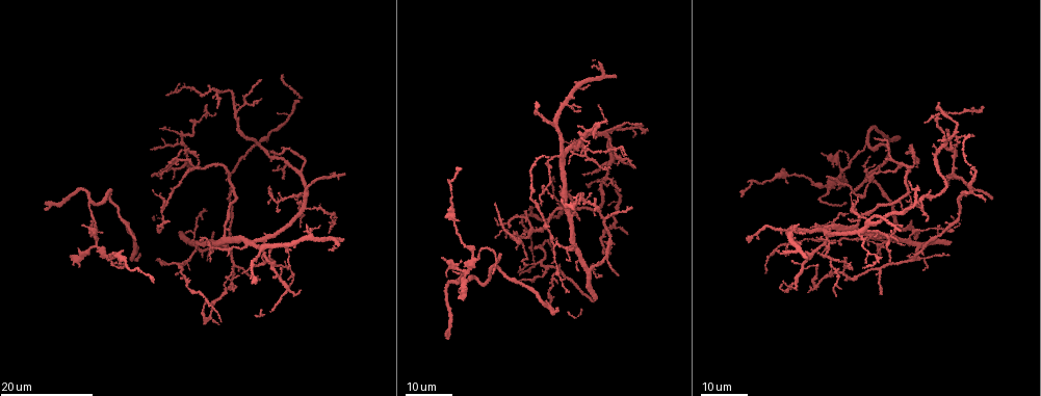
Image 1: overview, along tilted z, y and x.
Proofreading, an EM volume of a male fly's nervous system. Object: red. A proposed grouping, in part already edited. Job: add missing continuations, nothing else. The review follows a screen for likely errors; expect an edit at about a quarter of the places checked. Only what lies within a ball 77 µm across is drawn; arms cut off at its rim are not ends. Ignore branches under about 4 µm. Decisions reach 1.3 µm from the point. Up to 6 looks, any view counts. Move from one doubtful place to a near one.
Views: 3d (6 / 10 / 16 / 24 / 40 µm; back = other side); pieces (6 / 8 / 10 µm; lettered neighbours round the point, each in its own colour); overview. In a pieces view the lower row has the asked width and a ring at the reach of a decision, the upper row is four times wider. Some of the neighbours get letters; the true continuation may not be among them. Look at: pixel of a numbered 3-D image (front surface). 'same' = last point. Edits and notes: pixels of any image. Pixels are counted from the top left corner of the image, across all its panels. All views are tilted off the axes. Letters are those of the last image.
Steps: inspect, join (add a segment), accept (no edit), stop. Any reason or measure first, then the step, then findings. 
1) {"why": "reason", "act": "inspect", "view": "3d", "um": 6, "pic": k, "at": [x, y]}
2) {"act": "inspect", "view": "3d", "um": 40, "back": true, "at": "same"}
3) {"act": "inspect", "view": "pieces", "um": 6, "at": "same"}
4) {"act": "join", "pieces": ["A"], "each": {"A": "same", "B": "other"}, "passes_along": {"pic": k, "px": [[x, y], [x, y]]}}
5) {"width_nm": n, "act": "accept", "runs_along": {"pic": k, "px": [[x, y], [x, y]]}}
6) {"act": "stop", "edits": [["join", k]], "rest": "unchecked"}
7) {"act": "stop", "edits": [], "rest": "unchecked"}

{"why": "branch stops here", "act": "inspect", "view": "3d", "um": 16, "pic": 1, "at": [748, 243]}

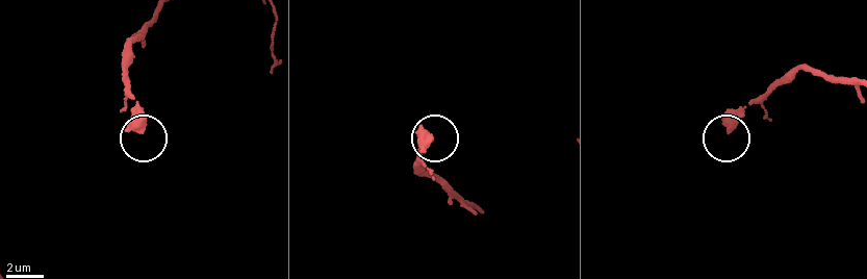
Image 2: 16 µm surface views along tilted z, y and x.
{"act": "inspect", "view": "pieces", "um": 10, "pic": 2, "at": [729, 129]}

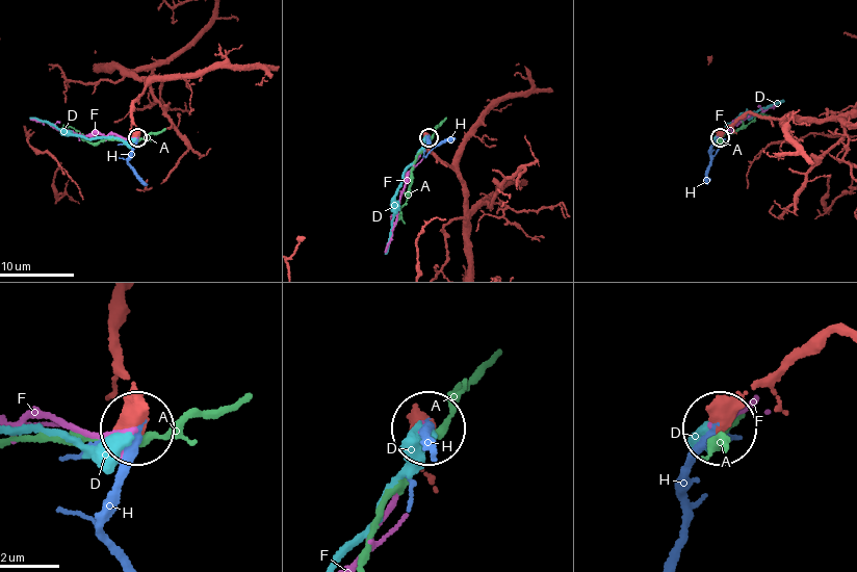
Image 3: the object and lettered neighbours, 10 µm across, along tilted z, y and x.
{"act": "join", "pieces": ["H"], "each": {"A": "other", "D": "other", "F": "other", "H": "same"}, "passes_along": {"pic": 3, "px": [[132, 110], [137, 136], [128, 162], [147, 184]]}, "found": "the neuron continues"}

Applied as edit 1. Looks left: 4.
{"act": "inspect", "view": "3d", "um": 16, "pic": 1, "at": [500, 254]}

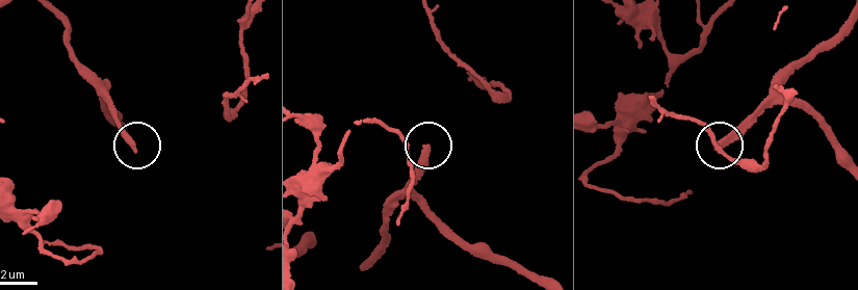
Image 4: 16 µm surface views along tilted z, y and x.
{"why": "what lies round it", "act": "inspect", "view": "pieces", "um": 8, "pic": 4, "at": [134, 147]}

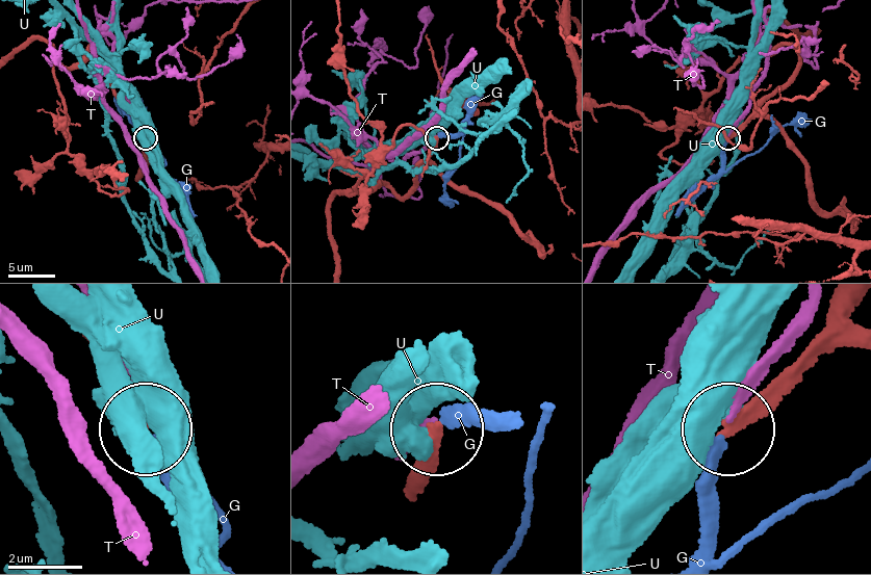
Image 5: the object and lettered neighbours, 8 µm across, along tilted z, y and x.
{"act": "accept", "each": {"G": "other", "T": "other", "U": "other"}, "runs_along": {"pic": 5, "px": [[415, 481], [438, 432]]}, "found": "none of them fits"}

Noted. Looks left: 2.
{"why": "branch stops here", "act": "inspect", "view": "3d", "um": 16, "pic": 1, "at": [285, 178]}

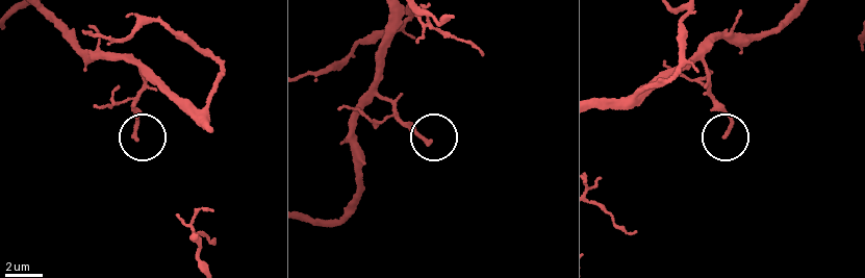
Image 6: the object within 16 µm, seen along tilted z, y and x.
{"act": "inspect", "view": "pieces", "um": 10, "pic": 6, "at": [727, 133]}

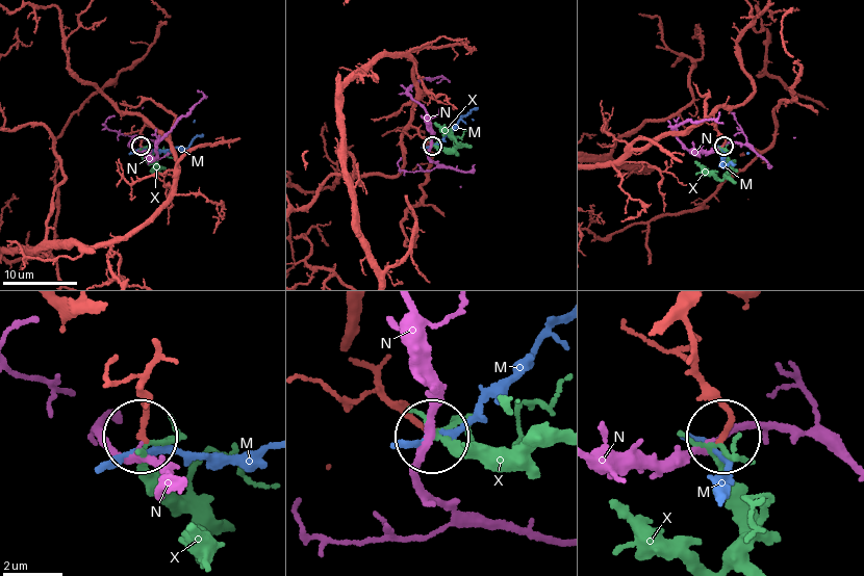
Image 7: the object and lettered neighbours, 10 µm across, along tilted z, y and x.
{"act": "accept", "each": {"M": "other", "N": "other", "X": "other"}, "runs_along": {"pic": 7, "px": [[153, 357], [143, 383], [144, 438]]}, "found": "no lettered segment goes on from it"}

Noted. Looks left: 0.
{"act": "stop", "edits": [["join", 3]], "rest": "unchecked"}

